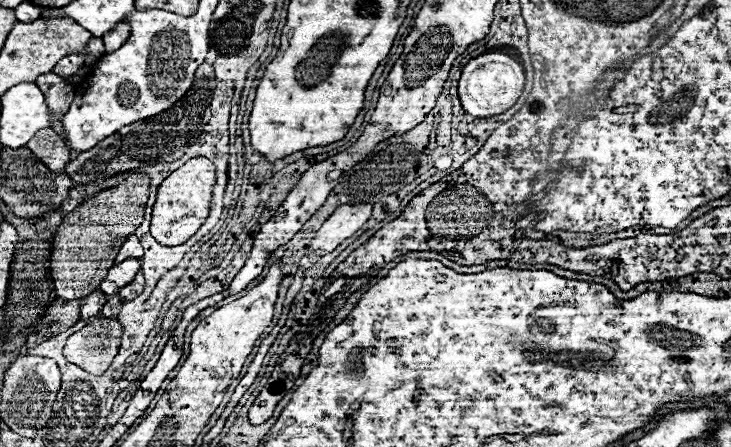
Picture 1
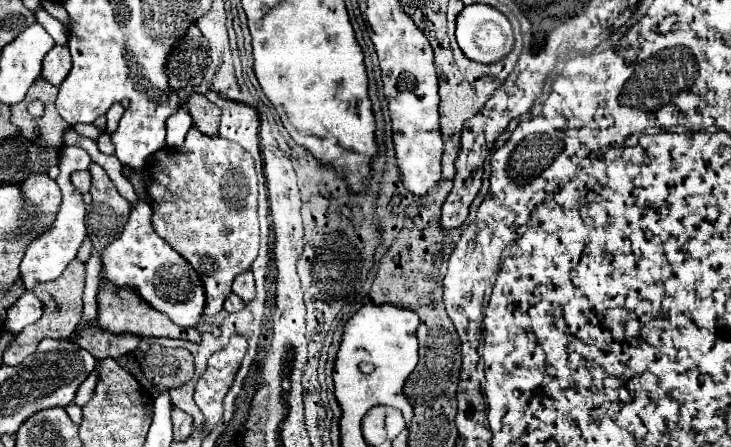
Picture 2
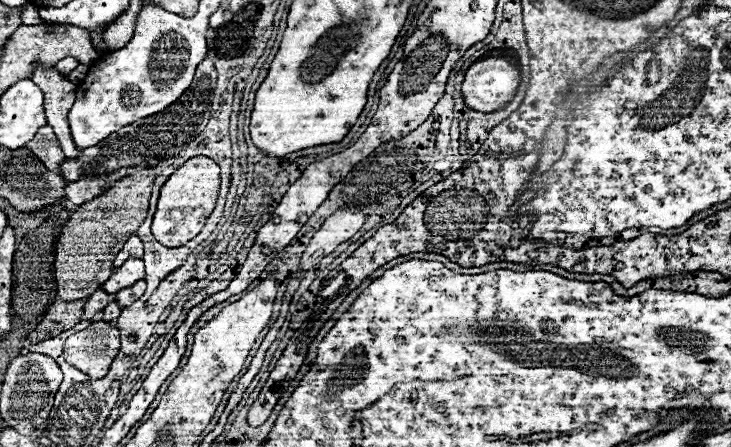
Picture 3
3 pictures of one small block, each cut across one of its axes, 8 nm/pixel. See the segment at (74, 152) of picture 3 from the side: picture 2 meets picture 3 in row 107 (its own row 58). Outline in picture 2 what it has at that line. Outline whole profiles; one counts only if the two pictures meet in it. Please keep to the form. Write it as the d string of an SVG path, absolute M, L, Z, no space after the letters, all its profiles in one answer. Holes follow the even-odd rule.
M54 46L44 56L42 78L48 80L52 86L60 86L62 80L70 74L70 70L72 70L72 56L68 52L68 46Z

